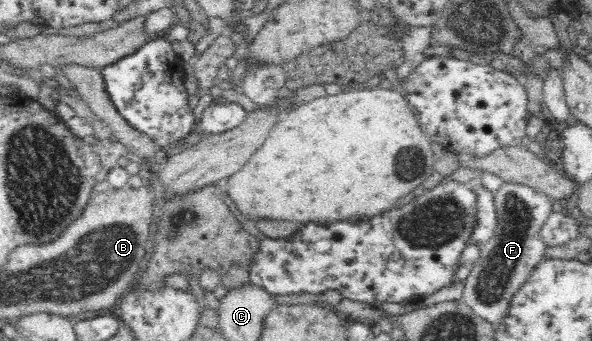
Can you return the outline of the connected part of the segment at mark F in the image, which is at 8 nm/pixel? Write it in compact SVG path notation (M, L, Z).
M503 181L492 197L497 211L497 230L493 238L480 244L480 258L464 280L462 300L476 314L495 324L505 314L513 294L544 260L548 246L540 232L554 211L547 195L521 183Z

